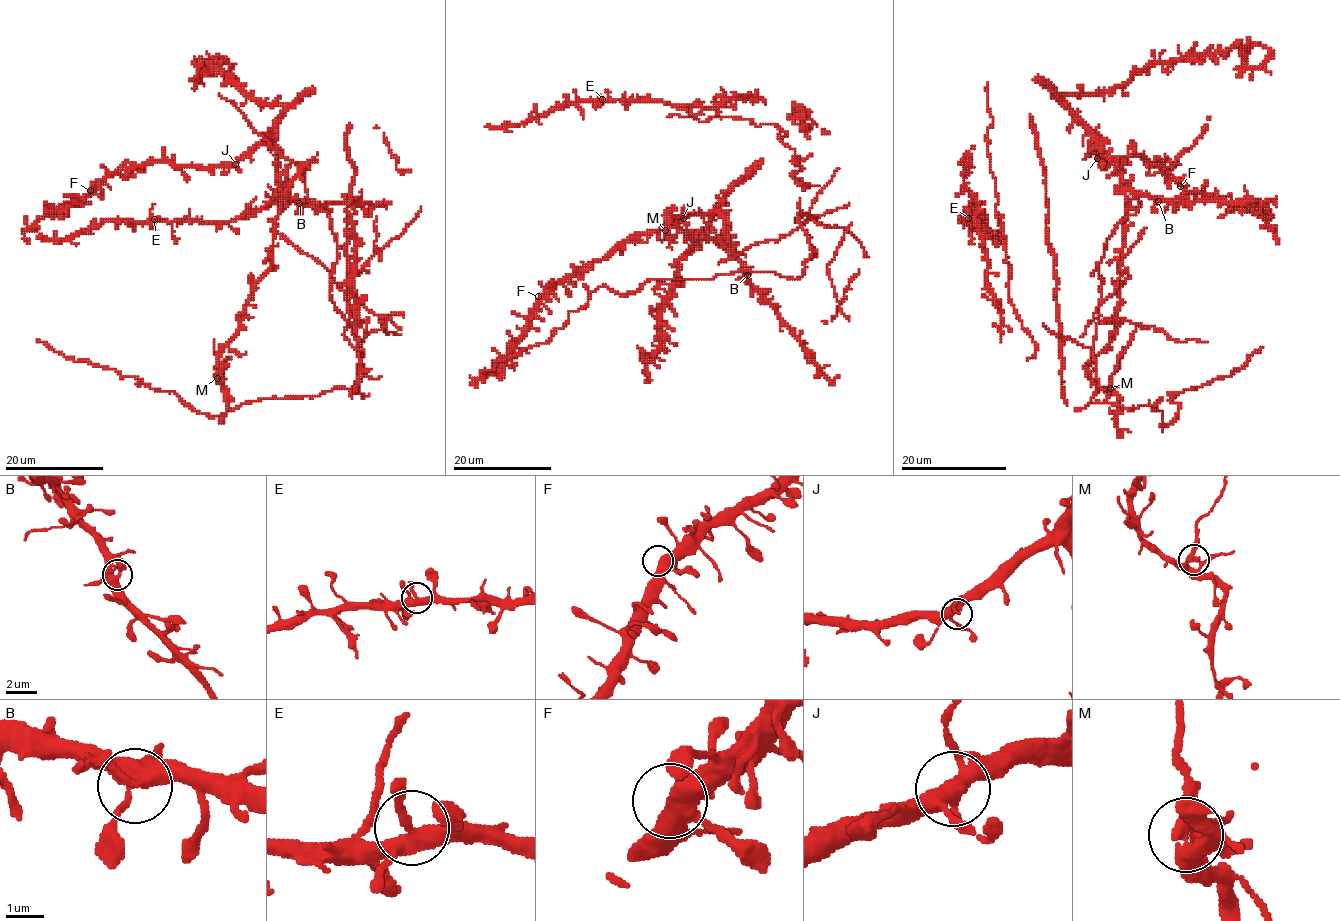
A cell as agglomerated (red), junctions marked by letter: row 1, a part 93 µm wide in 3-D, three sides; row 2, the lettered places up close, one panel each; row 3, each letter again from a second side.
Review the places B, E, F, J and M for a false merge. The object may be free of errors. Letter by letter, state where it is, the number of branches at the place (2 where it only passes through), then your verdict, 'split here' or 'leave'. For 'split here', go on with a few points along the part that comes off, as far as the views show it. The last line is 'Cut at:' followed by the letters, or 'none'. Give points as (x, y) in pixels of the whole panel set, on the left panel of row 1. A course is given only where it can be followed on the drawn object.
B: (299, 203) | 4 | leave
E: (154, 219) | 4 | leave
F: (90, 190) | 4 | leave
J: (235, 164) | 4 | leave
M: (217, 378) | 4 | split here | (217, 378), (213, 339)
Cut at: M

